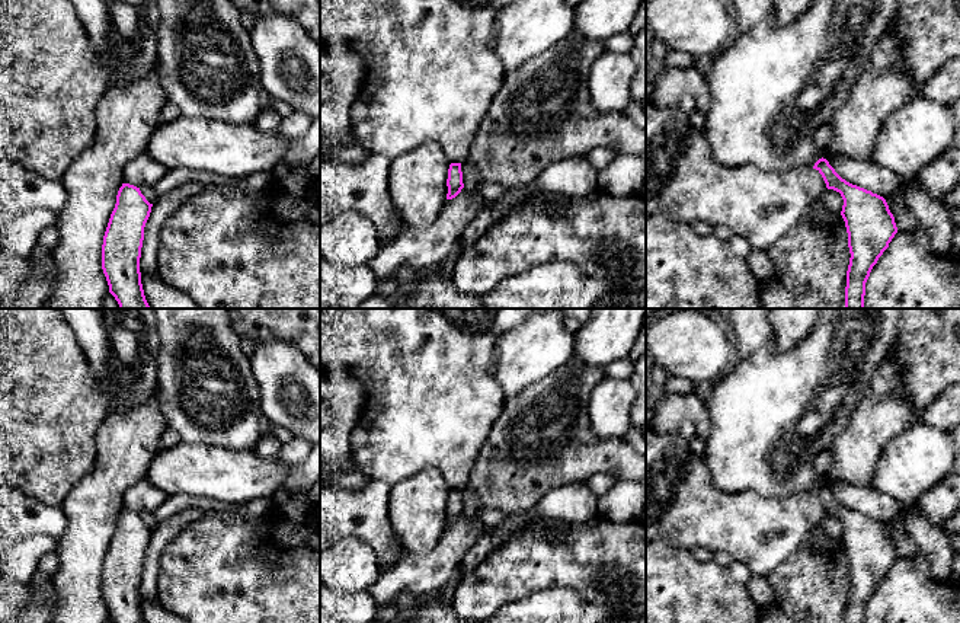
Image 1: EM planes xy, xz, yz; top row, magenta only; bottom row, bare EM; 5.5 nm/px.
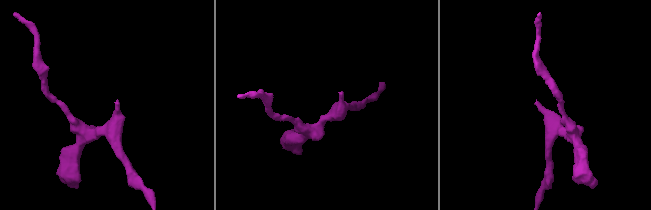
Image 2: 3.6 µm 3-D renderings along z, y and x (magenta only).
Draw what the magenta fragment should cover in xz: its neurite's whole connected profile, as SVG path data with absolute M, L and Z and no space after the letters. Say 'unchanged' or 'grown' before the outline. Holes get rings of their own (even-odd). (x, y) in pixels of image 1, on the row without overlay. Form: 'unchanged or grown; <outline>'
grown; M321 309L320 310L320 370L343 373L358 380L365 390L365 405L358 424L351 431L351 457L369 480L387 482L391 486L403 482L426 469L438 470L451 488L448 495L447 525L455 524L461 515L461 489L467 485L476 459L484 445L495 421L502 413L503 397L500 384L496 381L495 352L497 339L508 330L519 326L535 313L557 310L563 316L575 317L582 325L588 322L592 309Z

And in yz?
grown; M646 428L646 543L662 539L672 547L692 550L700 546L726 552L733 560L745 563L752 575L768 576L800 547L807 533L826 514L839 518L844 525L841 541L851 579L845 623L864 623L873 592L897 559L895 543L883 523L847 508L823 483L812 495L780 498L764 498L753 491L719 491L713 486L704 457L691 451L688 440Z

